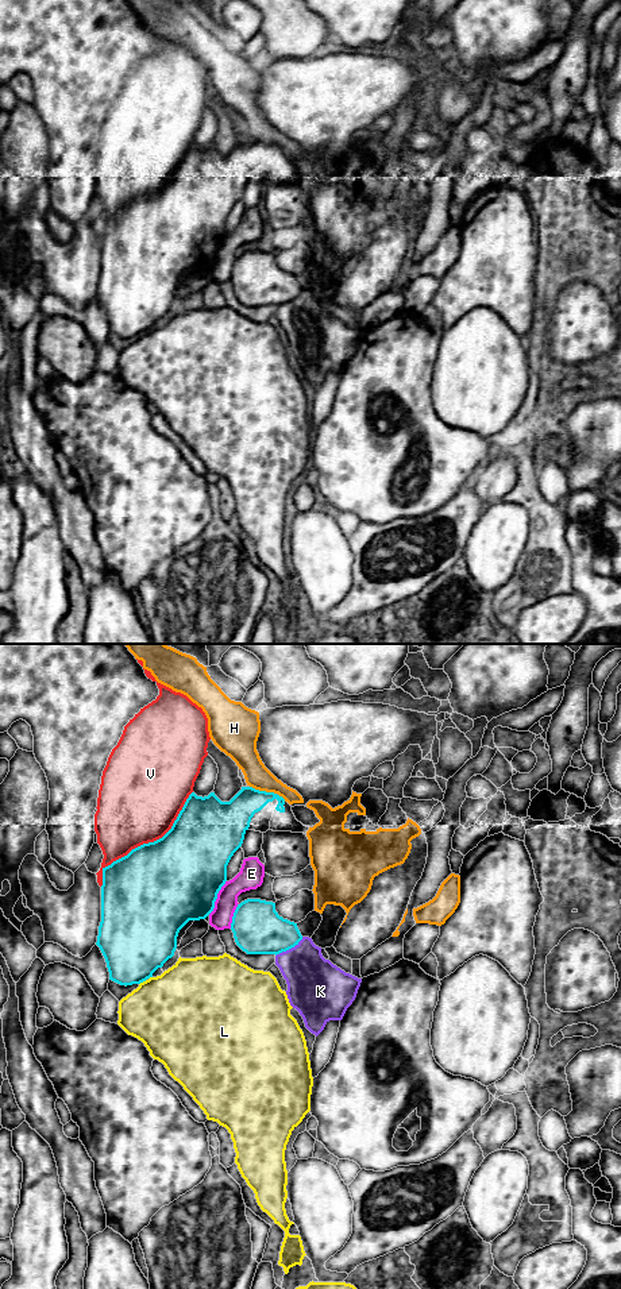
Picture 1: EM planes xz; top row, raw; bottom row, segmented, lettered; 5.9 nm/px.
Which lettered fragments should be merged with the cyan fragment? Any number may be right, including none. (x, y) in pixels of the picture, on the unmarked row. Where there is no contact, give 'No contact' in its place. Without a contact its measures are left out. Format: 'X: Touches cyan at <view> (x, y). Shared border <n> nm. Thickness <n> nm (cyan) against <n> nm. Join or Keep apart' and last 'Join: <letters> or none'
E: Touches cyan at xz (216, 250). Shared border 240 nm. Thickness 500 nm (cyan) against 150 nm. Keep apart
H: Touches cyan at xz (263, 143). Shared border 170 nm. Thickness 220 nm (cyan) against 150 nm. Keep apart
K: Touches cyan at xz (289, 300). Shared border 200 nm. Thickness 300 nm (cyan) against 300 nm. Keep apart
L: Touches cyan at xz (142, 334). Shared border 60 nm. Thickness 420 nm (cyan) against 460 nm. Keep apart
V: Touches cyan at xz (146, 196). Shared border 800 nm. Thickness 500 nm (cyan) against 480 nm. Keep apart
Join: none

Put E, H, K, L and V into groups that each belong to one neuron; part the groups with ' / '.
E / H / K / L / V

